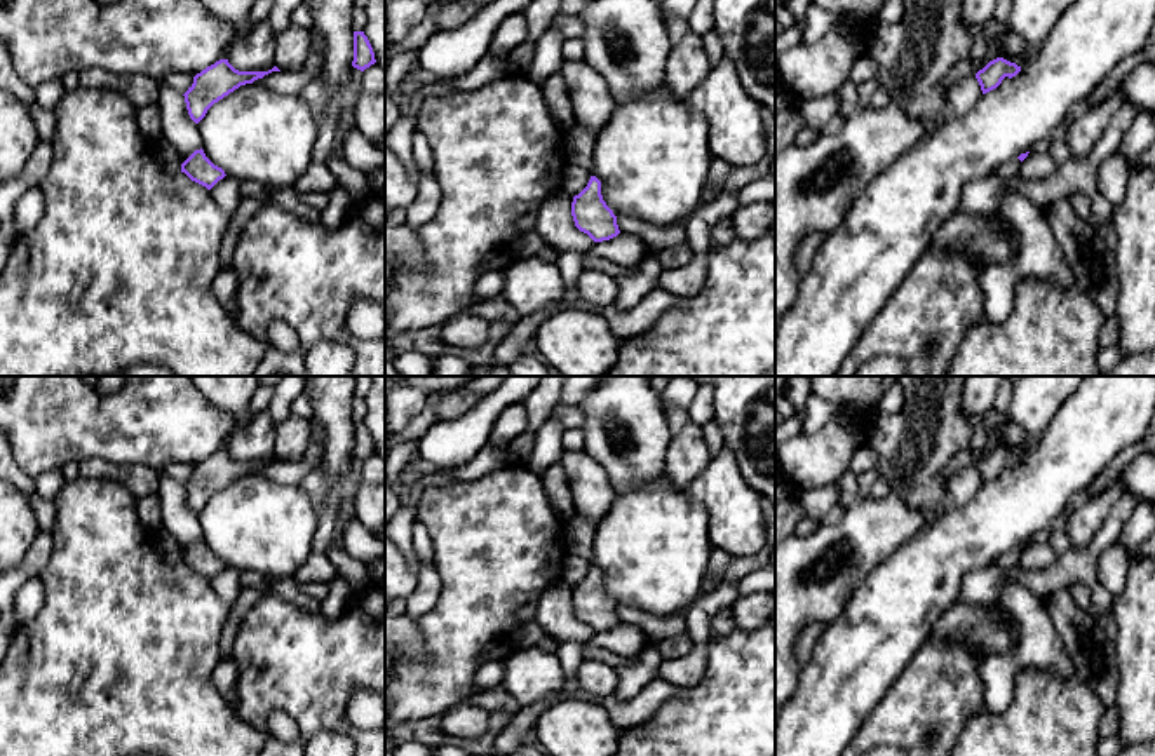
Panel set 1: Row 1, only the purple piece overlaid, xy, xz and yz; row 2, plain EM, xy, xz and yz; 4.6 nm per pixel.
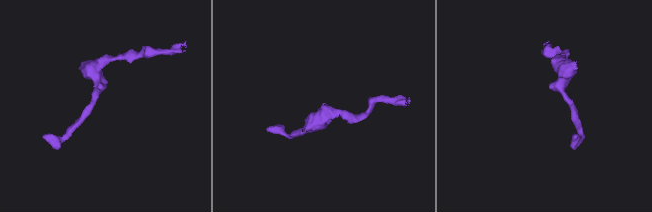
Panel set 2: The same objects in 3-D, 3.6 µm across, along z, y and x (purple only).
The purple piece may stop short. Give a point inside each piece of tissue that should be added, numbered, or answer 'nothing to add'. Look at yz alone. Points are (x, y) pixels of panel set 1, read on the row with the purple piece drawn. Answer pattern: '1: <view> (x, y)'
nothing to add

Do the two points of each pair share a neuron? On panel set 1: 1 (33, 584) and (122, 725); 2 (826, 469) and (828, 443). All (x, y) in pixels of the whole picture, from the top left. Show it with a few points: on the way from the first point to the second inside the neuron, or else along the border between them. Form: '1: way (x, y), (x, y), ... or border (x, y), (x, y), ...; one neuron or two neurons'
1: border (40, 575), (42, 607), (28, 622), (20, 626); two neurons
2: way (826, 462), (828, 450); one neuron

